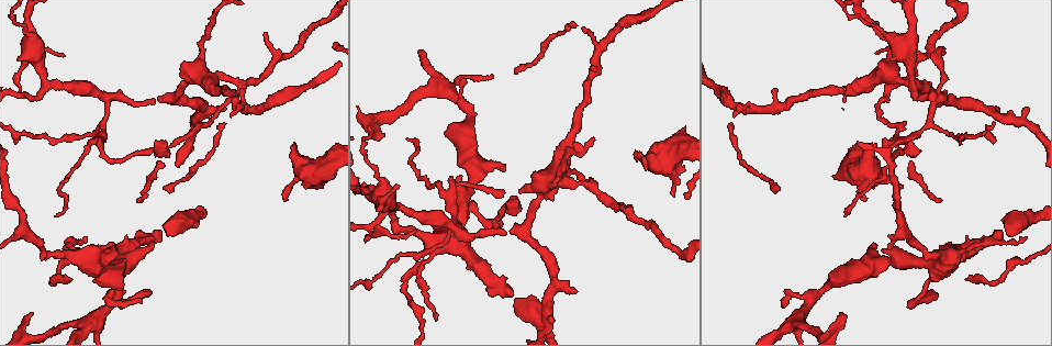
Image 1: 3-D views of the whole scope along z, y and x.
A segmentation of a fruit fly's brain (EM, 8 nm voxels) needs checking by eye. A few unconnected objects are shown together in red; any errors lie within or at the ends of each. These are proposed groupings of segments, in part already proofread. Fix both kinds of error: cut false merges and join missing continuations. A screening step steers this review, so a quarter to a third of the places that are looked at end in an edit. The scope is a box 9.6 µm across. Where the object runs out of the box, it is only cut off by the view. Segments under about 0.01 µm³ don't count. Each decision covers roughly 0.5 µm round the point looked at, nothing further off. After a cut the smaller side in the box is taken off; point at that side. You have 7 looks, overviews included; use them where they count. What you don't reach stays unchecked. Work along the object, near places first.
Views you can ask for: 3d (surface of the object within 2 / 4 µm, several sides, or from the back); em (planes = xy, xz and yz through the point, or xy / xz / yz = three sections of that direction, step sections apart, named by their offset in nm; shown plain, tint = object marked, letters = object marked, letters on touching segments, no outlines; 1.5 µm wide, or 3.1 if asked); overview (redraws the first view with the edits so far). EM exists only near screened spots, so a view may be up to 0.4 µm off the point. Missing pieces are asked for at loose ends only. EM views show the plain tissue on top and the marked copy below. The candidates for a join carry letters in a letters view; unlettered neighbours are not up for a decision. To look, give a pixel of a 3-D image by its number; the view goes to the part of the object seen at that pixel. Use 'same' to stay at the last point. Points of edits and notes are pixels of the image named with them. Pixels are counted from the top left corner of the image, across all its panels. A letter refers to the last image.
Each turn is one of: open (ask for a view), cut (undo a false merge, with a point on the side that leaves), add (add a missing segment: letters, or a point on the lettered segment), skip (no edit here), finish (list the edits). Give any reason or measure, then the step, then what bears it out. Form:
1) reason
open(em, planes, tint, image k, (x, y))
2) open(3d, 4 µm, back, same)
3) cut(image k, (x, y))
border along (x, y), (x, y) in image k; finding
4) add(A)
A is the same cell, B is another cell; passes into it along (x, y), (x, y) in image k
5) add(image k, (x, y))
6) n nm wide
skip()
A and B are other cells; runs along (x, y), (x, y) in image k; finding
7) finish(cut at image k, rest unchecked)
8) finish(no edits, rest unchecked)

tapers out
open(em, yz, step 4, tint, image 1, (64, 54))

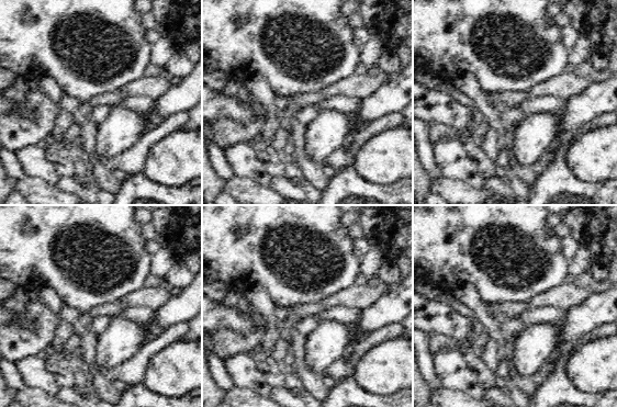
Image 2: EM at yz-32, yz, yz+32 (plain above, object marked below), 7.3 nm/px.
cut it another way
open(em, planes, letters, same)

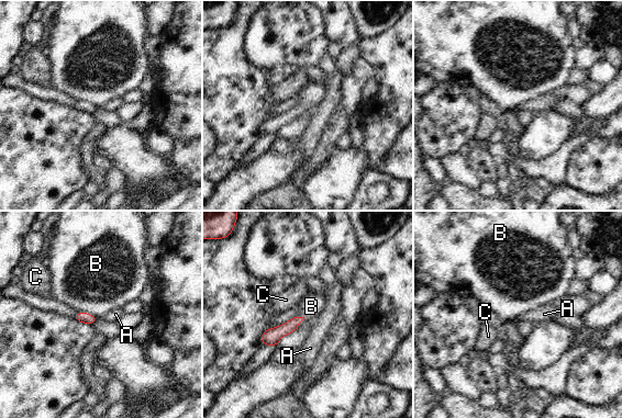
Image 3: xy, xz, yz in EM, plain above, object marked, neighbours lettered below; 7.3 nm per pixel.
B touches over 130 nm
skip()
A, B and C are other cells; none of them fits

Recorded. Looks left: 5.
calibre changes
open(em, planes, tint, image 1, (549, 174))

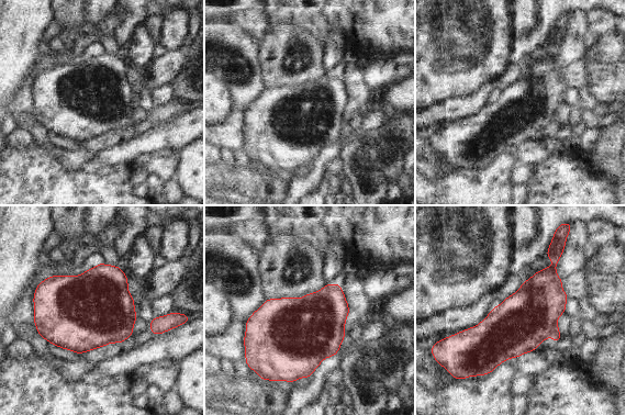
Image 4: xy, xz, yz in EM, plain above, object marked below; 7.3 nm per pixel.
open(em, planes, letters, same)

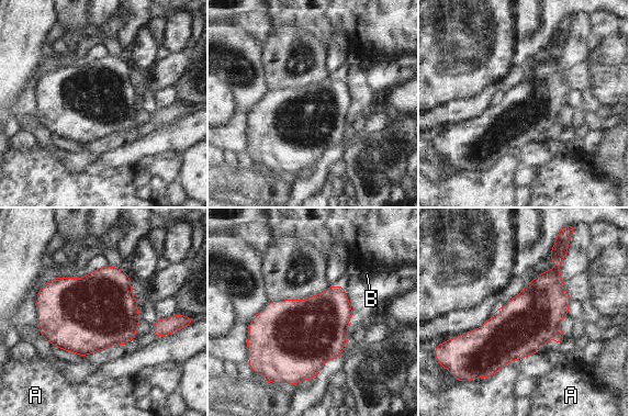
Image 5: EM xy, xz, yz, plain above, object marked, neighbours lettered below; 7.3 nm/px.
480 nm wide
cut(image 5, (558, 335))
A and B are other cells; border along (559, 324), (550, 337) in image 5; a second neuron is stuck on

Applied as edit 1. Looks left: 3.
free end
open(3d, 4 µm, back, image 1, (283, 200))

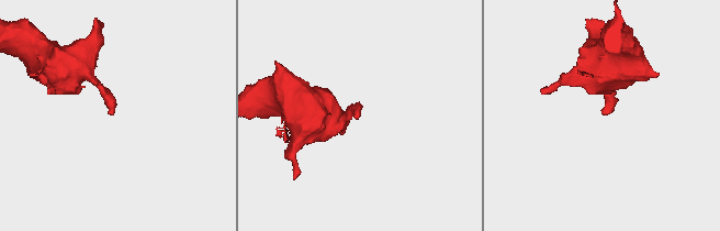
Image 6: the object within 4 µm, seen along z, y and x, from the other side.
need the tissue
open(em, xz, step 4, letters, image 6, (604, 113))

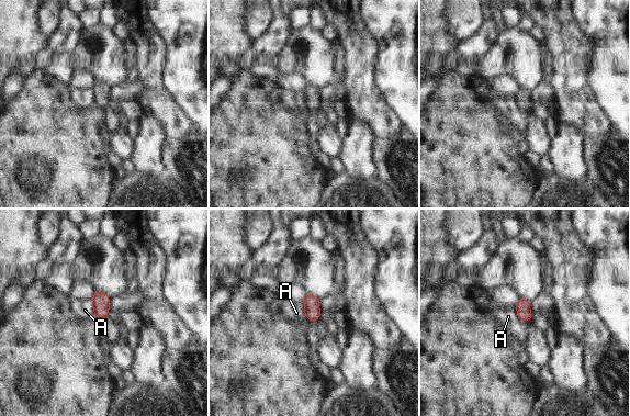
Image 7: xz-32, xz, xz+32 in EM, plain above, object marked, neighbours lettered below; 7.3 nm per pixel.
skip()
A is another cell; border along (514, 307), (520, 318), (529, 322) in image 7; none of them fits

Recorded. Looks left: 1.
finish(cut at image 5, rest unchecked)

